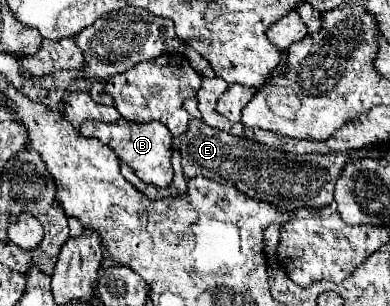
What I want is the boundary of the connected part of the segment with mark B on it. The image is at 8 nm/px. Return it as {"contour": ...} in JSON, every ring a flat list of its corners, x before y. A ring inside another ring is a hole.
{"contour":[[120,118,114,124,92,120,92,122,86,122,80,128,80,134,88,136,88,138,98,138,106,146,110,146,118,154,118,158,122,162,126,162,138,174,138,178,142,182,154,184,154,186,160,186,160,188,170,186,170,180,172,180,172,164,170,164,172,134,170,134,170,130,164,124,158,124,158,122,136,124,136,122,124,120,124,118],[158,164,160,164,160,172,156,172]]}

